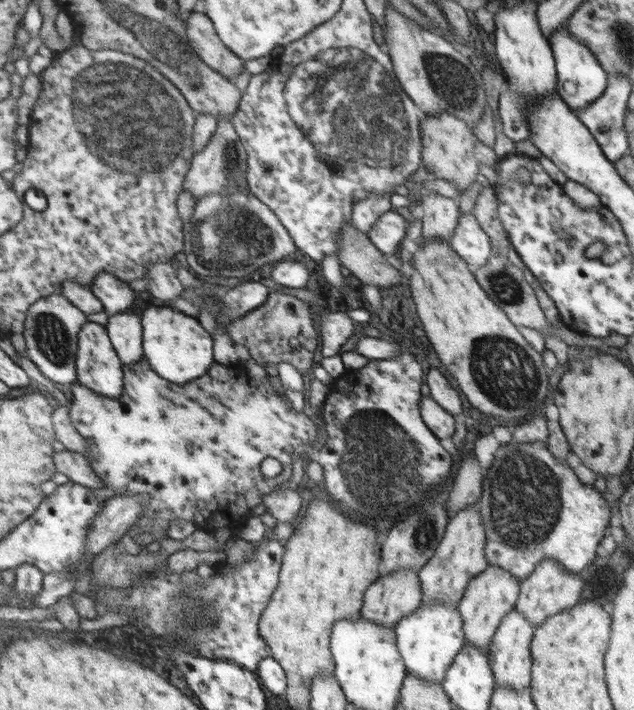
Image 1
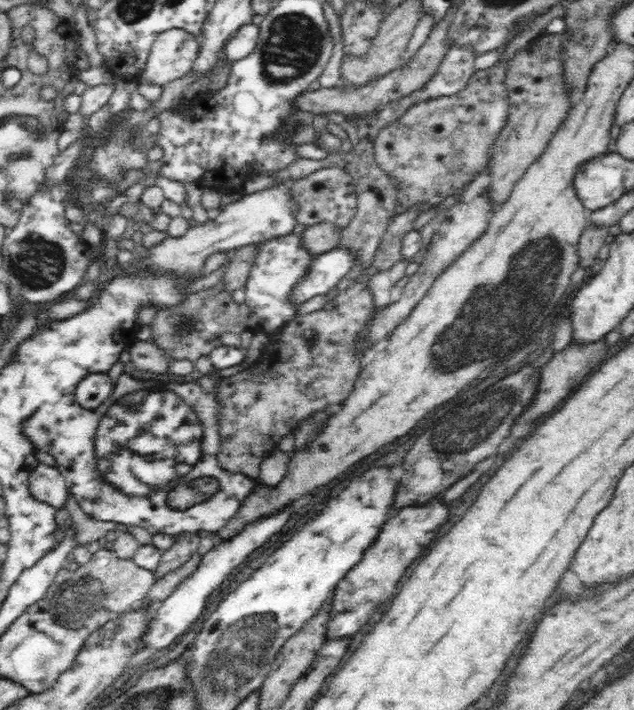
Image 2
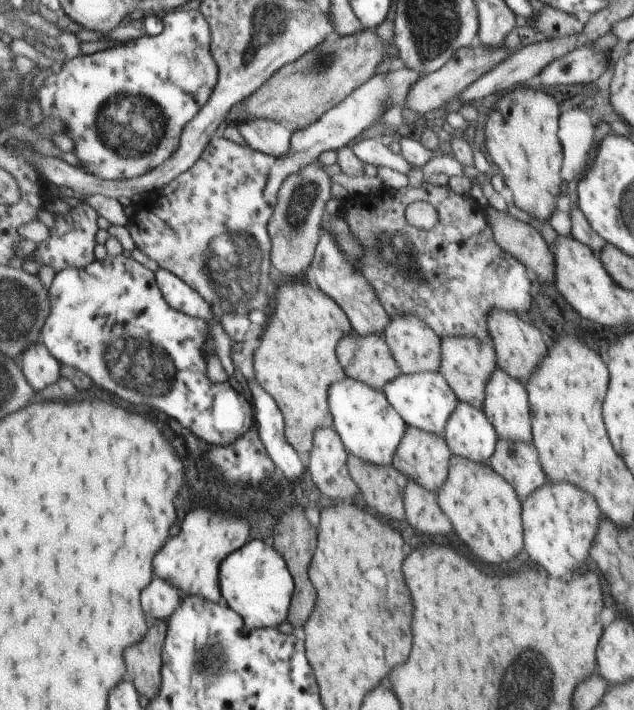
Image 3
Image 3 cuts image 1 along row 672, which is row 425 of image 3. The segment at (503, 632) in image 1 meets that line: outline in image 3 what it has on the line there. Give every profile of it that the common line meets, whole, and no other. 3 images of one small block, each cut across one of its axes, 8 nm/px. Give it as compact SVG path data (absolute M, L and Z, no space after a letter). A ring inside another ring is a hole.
M495 368L487 377L481 409L487 422L493 426L497 440L531 442L531 410L527 410L531 407L527 406L528 396L525 396L525 389L516 378L510 377L500 368Z

